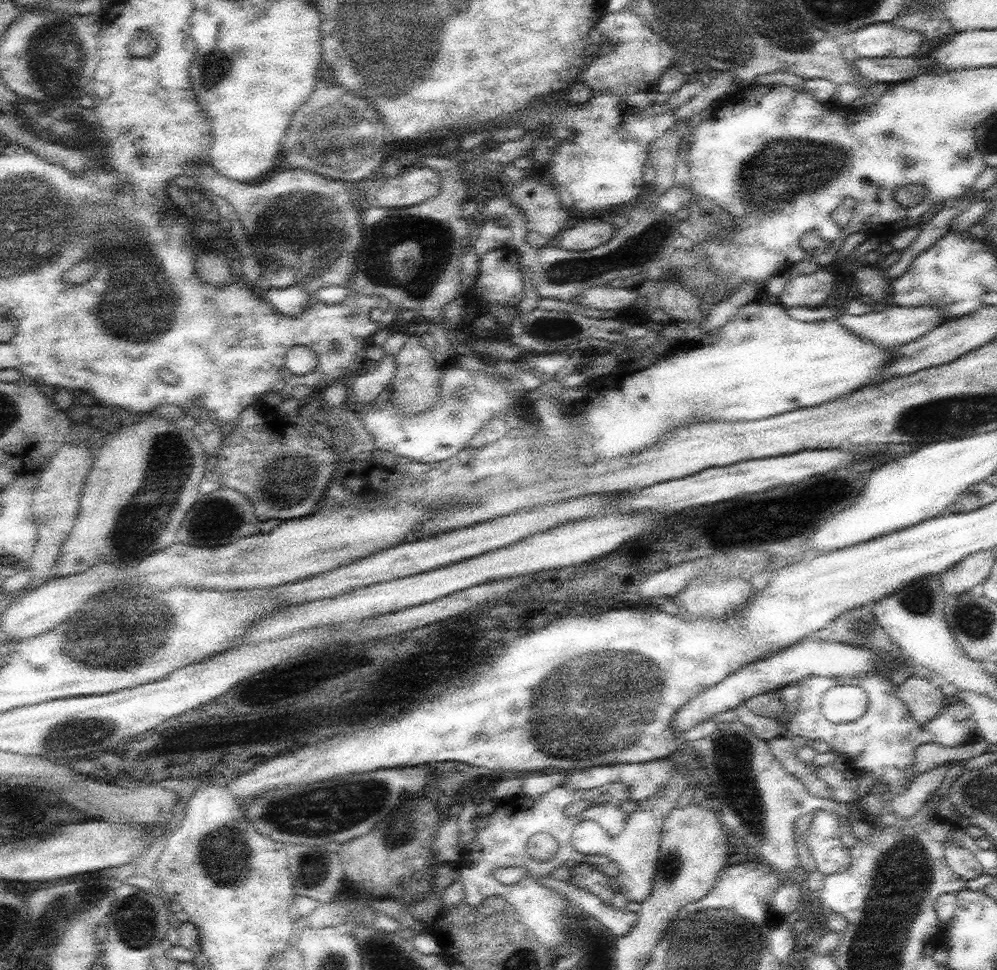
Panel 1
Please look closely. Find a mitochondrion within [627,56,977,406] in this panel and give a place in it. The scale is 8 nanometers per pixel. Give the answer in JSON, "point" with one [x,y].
{"point":[777,176]}

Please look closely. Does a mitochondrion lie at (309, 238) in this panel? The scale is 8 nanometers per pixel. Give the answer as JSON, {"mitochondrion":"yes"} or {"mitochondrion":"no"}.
{"mitochondrion":"yes"}

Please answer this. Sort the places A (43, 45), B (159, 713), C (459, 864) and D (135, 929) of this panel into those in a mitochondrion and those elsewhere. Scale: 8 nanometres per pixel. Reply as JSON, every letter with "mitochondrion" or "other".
{"A":"mitochondrion","B":"other","C":"other","D":"mitochondrion"}

